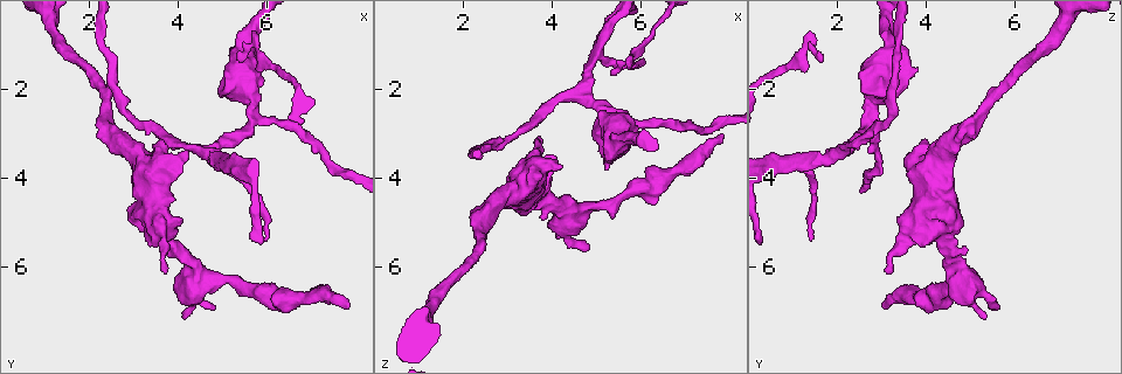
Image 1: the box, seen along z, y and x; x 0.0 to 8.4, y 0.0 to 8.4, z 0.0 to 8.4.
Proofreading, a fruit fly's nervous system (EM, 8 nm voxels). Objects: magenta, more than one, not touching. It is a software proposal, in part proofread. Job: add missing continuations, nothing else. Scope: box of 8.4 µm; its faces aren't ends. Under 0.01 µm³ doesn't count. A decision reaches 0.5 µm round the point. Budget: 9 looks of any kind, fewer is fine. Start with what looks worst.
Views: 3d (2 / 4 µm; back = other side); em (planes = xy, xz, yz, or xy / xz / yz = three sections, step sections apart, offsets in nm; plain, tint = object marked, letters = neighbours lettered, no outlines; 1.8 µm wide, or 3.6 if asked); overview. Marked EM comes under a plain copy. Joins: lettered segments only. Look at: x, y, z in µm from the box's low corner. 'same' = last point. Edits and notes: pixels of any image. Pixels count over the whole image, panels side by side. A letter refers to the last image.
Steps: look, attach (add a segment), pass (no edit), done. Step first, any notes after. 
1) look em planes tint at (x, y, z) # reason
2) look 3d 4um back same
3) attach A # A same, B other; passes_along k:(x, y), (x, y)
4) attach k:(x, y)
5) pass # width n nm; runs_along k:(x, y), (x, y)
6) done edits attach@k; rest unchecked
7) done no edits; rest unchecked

look 3d 4um at (5.75, 1.05, 1.30)

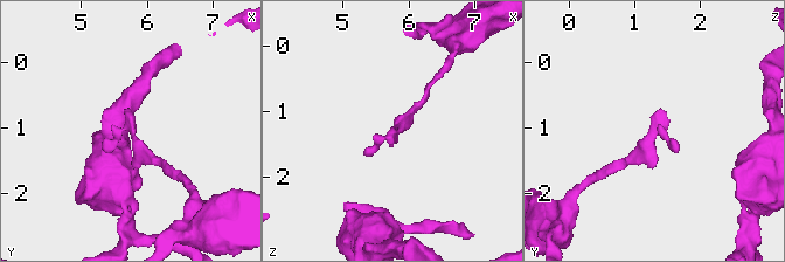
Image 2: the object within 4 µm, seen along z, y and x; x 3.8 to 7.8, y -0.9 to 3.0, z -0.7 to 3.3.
look em xy step 8 tint at (5.80, 1.05, 1.35) # now the EM

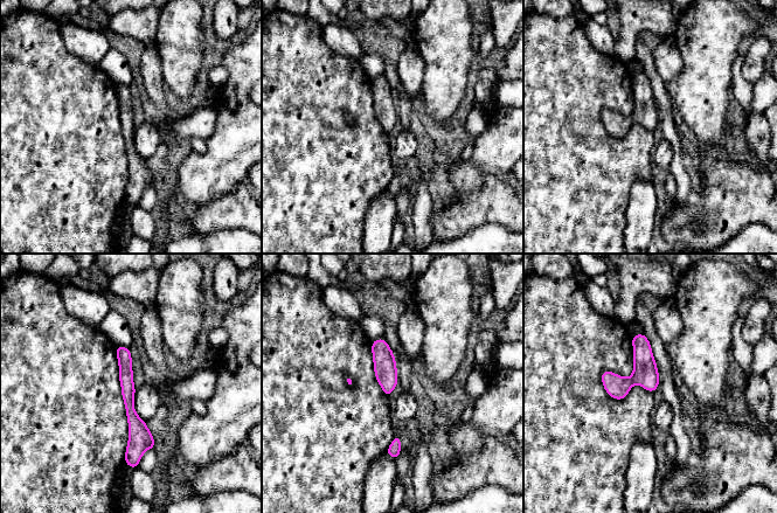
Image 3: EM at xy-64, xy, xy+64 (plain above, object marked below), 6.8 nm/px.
look em planes letters same

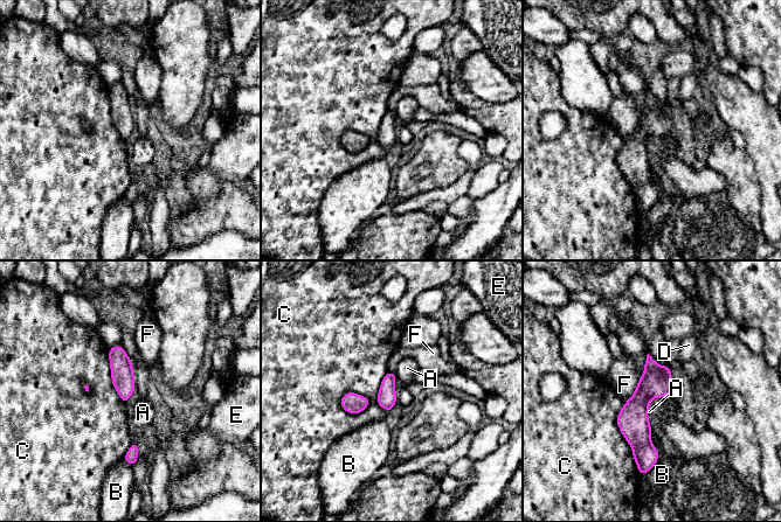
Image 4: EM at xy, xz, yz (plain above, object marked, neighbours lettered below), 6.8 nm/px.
pass # longest_contact C 220 nm; A other, B other, C other, D other, E other, F other; border 4:(371, 399), (346, 392), (339, 404); no lettered segment goes on from it

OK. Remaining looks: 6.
look 3d 4um at (7.85, 6.85, 2.95) # end of a long branch

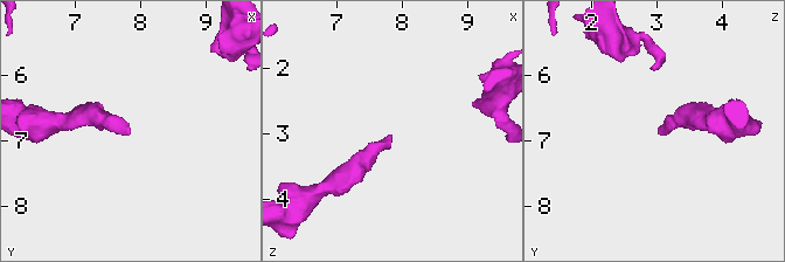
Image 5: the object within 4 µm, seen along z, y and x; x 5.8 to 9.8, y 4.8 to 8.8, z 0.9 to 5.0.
look em planes letters at (7.80, 6.85, 3.00) # need the tissue

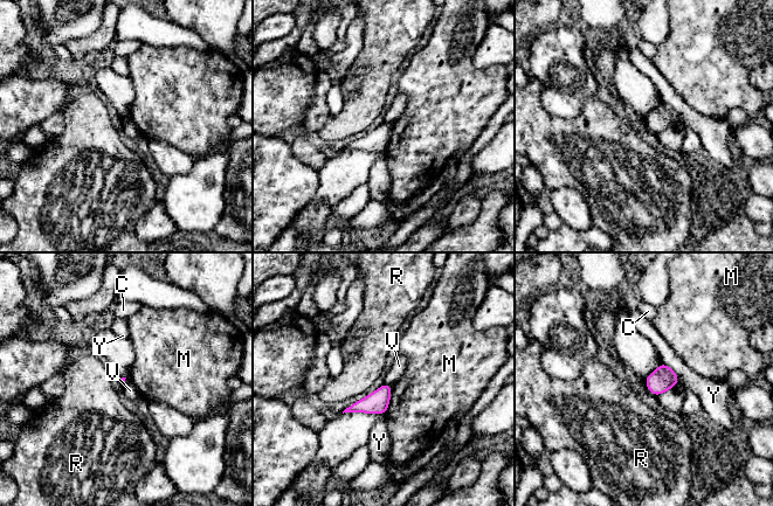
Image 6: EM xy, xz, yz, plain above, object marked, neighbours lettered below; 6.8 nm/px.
pass # C other, M other, R other, V other, Y other; border 6:(385, 382), (391, 387); no lettered segment goes on from it

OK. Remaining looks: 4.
look em 3.6um planes letters at (3.75, 6.10, 3.15)

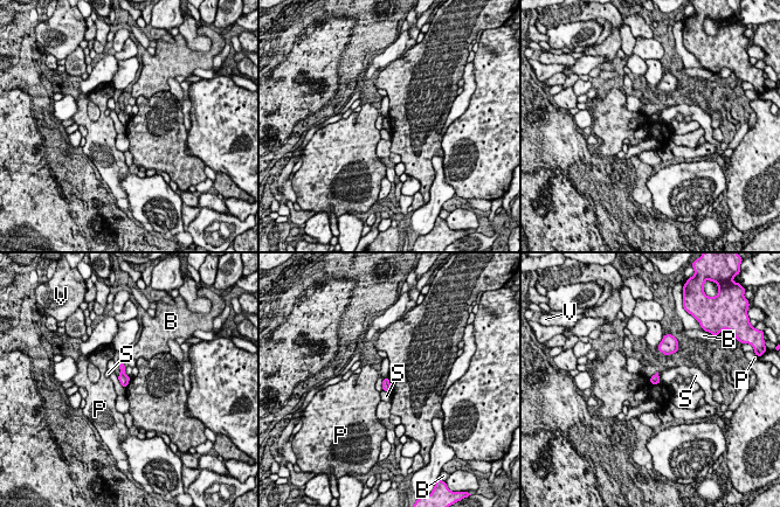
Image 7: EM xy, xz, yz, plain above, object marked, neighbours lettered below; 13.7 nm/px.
pass # B other, P other, S other, V other; border 7:(117, 375), (117, 379), (125, 388); none of them fits

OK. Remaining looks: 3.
look 3d 4um at (4.20, 7.15, 5.30)

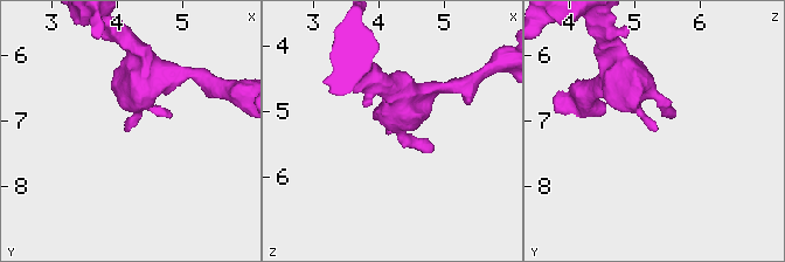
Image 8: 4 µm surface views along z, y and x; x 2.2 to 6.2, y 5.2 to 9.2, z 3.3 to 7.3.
look em planes letters at (4.15, 7.20, 5.30) # need the tissue

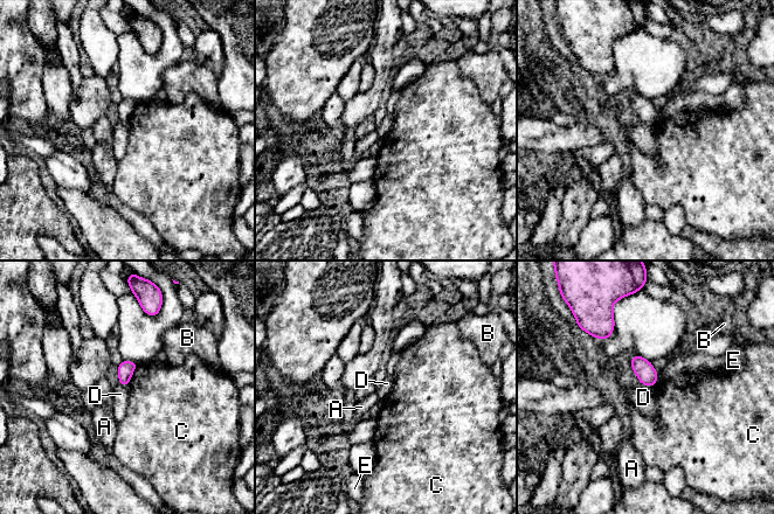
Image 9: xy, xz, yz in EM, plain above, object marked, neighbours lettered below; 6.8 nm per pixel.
pass # A other, B other, C other, D other, E other; border 9:(641, 383), (652, 387); none of them fits

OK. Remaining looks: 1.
done no edits; rest unchecked

